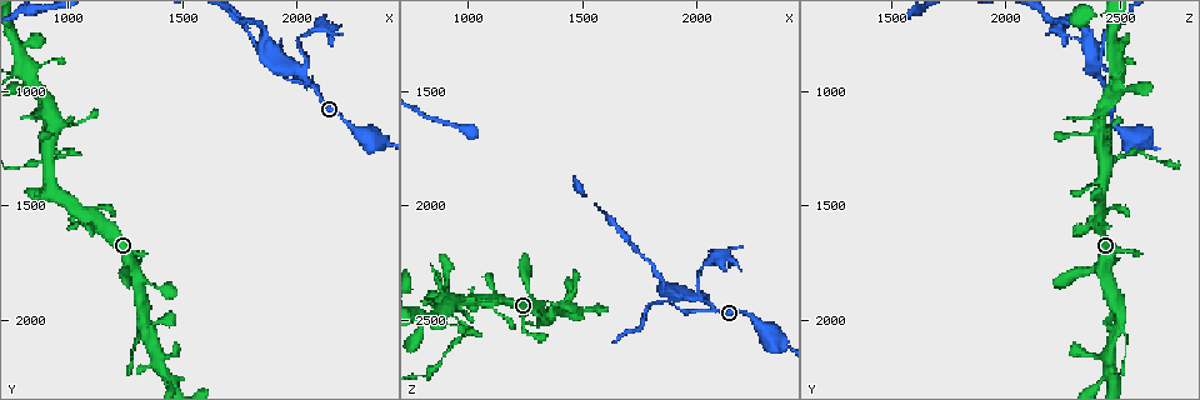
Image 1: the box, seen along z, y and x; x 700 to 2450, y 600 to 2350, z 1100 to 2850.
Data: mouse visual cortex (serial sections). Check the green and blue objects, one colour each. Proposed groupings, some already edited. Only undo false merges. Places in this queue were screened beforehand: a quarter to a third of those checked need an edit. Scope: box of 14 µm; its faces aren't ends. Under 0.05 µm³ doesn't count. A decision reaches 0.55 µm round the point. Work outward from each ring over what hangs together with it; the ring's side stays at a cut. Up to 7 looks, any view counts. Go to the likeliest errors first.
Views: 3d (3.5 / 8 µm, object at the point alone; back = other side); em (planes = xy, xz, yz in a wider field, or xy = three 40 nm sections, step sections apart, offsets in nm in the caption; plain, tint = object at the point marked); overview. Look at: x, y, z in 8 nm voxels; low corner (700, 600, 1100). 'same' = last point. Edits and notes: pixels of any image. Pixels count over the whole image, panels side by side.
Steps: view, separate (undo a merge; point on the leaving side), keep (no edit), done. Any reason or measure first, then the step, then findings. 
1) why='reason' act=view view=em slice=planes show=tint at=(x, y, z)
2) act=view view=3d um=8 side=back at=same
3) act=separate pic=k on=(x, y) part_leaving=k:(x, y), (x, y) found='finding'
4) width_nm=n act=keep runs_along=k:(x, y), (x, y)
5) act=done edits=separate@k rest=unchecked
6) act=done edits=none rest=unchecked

why='arms part here' act=view view=3d um=3.5 at=(1900, 870, 2400)

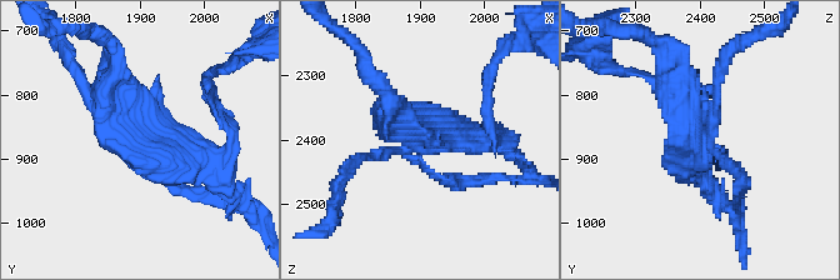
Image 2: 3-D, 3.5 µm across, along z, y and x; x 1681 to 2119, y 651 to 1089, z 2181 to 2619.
act=view view=em slice=planes show=tint at=(1890, 875, 2390)

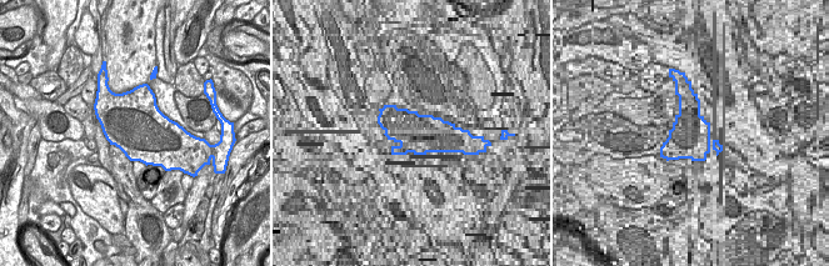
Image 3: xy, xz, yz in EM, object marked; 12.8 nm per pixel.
width_nm=750 act=separate pic=2 on=(189, 194) found='two cells meet here'

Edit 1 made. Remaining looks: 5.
why='side arm on a straight run' act=view view=3d um=8 at=(1150, 1580, 2400)

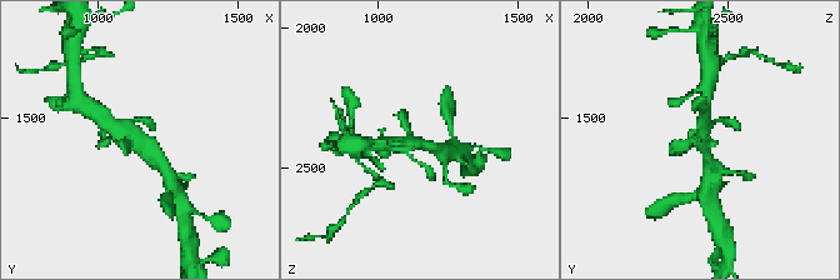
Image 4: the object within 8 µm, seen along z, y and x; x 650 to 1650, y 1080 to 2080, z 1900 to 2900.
act=view view=3d um=3.5 at=(1140, 1580, 2410)

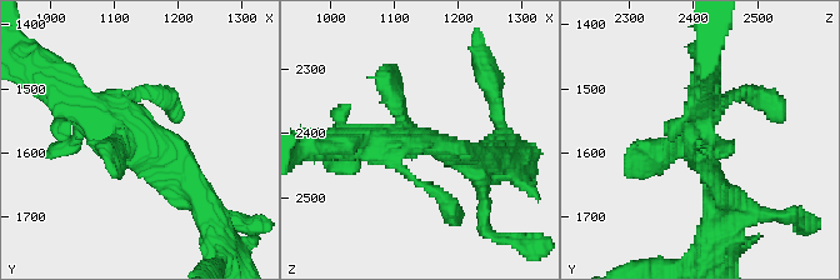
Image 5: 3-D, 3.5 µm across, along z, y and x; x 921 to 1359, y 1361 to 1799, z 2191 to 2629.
why='need the tissue' act=view view=em slice=xy step=2 show=tint at=(1150, 1580, 2415)

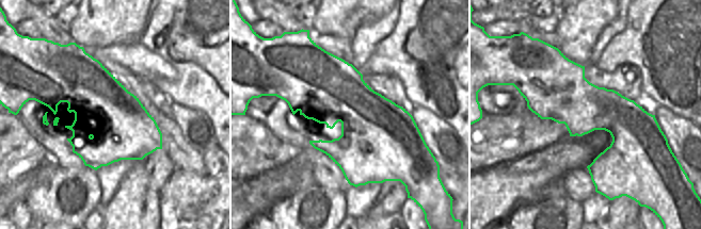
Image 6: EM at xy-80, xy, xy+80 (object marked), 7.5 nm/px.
act=keep found='one cell here'

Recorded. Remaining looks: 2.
act=view view=3d um=3.5 at=(1000, 1280, 2550)

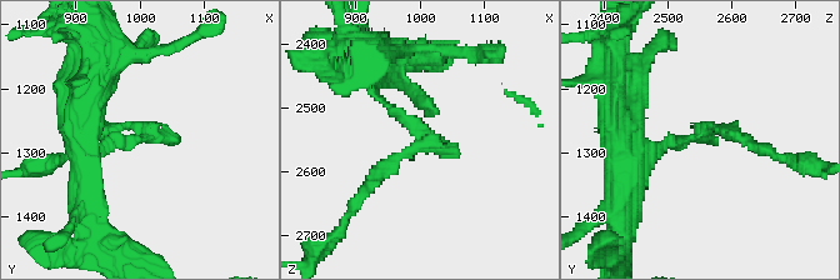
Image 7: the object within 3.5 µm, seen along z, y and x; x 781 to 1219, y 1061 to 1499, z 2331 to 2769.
act=view view=em slice=xy step=2 show=tint at=(1010, 1275, 2540)

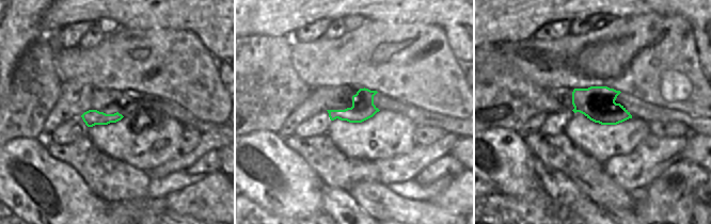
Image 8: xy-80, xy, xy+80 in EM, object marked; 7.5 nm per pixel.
act=separate pic=7 on=(744, 140) part_leaving=7:(718, 129), (804, 163) found='two cells meet here'

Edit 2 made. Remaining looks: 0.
act=done edits=separate@2,separate@7 rest=unchecked

